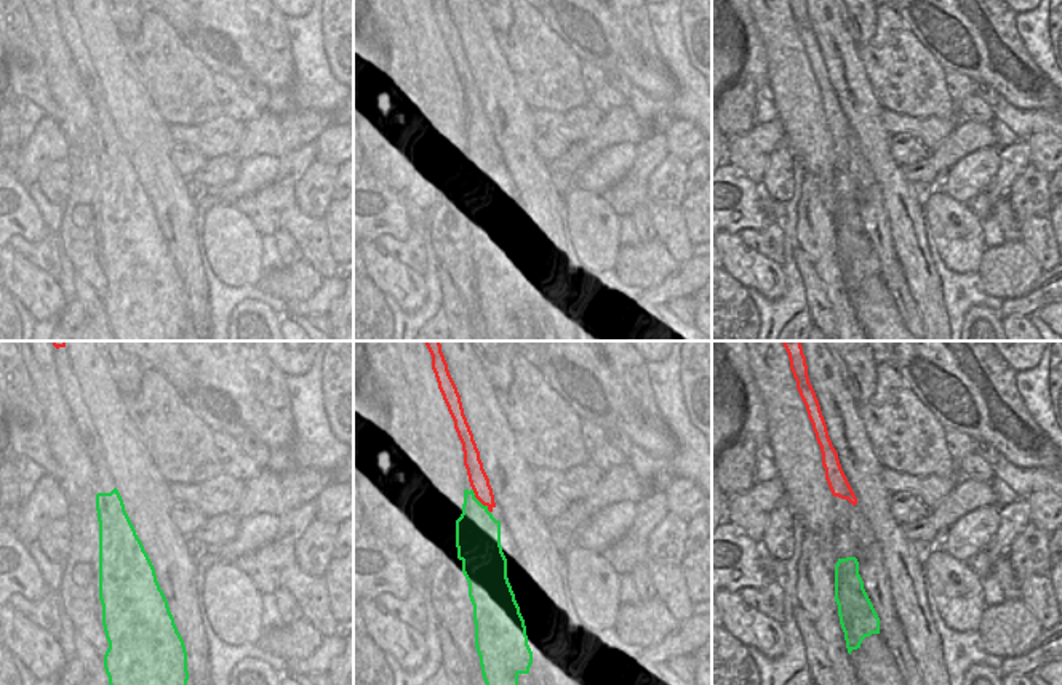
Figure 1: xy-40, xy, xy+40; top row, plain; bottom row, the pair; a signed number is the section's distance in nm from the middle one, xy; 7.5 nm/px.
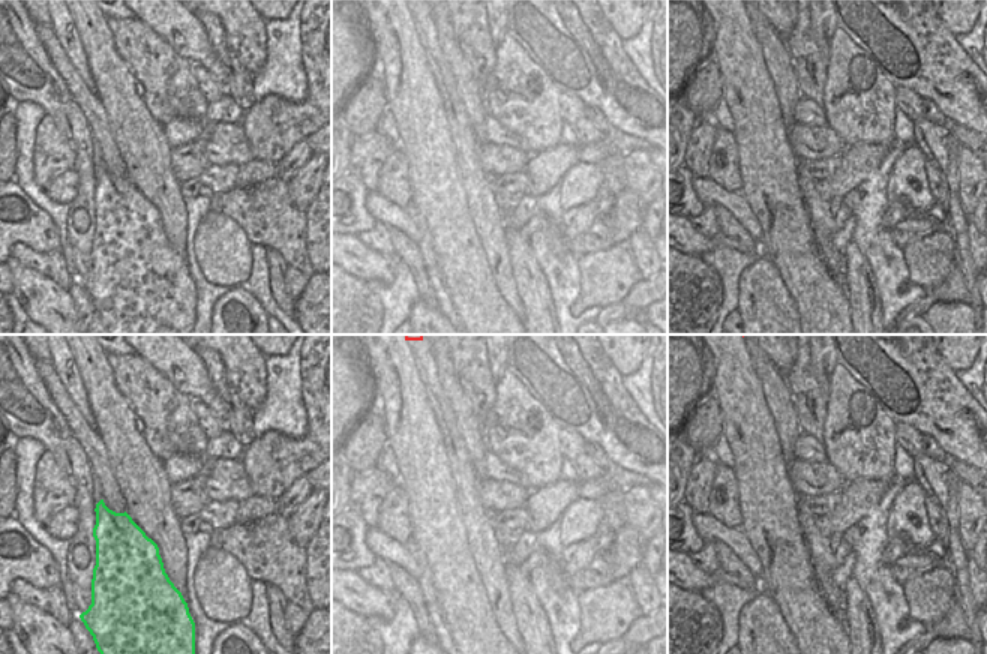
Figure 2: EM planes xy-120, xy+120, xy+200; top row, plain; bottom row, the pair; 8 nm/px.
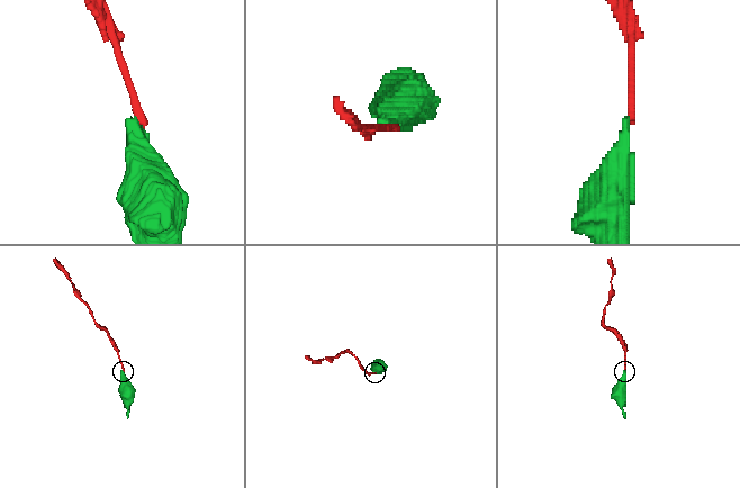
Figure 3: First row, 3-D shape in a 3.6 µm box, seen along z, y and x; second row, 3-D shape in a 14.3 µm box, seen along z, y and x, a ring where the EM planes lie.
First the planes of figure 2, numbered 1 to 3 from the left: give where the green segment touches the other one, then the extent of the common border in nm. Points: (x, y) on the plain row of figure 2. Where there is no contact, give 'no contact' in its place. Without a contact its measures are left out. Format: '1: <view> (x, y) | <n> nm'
1: no contact
2: no contact
3: no contact

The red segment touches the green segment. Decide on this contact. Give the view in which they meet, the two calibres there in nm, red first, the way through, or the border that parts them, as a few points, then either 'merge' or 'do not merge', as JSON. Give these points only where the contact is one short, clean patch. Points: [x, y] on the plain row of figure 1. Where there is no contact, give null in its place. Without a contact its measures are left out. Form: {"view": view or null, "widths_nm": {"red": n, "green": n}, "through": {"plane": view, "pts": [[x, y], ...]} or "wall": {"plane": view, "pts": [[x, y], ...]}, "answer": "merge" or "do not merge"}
{"view": "xy", "widths_nm": {"red": 150, "green": 340}, "answer": "do not merge"}

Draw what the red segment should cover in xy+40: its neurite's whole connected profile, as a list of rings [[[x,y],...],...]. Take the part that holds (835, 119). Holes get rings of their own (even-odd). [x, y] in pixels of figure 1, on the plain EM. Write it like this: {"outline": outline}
{"outline": [[[789,0],[796,30],[806,48],[816,82],[822,94],[825,122],[835,138],[835,198],[856,198],[864,230],[880,259],[880,277],[889,291],[900,317],[912,336],[923,338],[923,320],[908,293],[904,270],[892,248],[889,219],[883,194],[873,178],[870,165],[859,152],[857,139],[841,110],[838,94],[828,78],[819,42],[809,24],[806,0]]]}

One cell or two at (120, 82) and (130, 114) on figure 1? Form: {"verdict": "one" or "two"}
{"verdict": "one"}

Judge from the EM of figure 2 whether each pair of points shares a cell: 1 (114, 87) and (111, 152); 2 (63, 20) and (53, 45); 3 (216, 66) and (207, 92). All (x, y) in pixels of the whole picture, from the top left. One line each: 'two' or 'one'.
1: two
2: two
3: two

